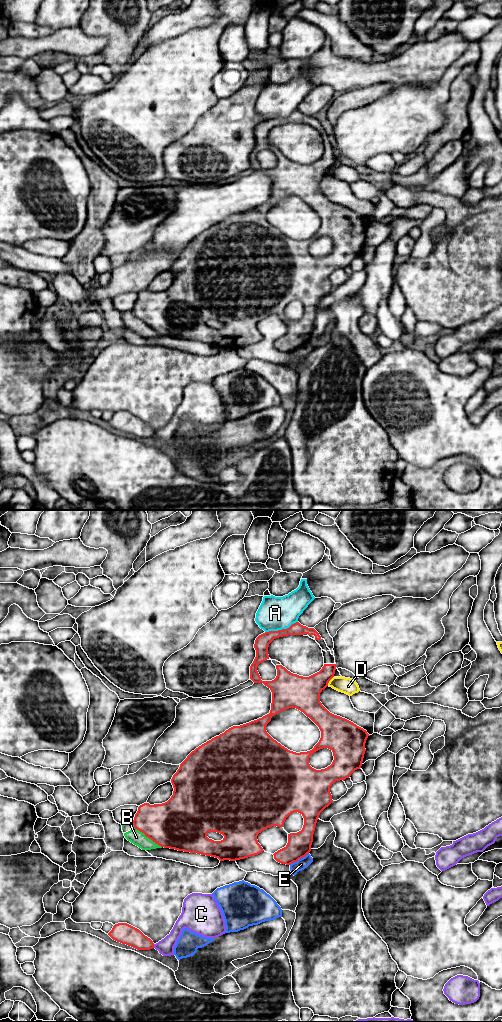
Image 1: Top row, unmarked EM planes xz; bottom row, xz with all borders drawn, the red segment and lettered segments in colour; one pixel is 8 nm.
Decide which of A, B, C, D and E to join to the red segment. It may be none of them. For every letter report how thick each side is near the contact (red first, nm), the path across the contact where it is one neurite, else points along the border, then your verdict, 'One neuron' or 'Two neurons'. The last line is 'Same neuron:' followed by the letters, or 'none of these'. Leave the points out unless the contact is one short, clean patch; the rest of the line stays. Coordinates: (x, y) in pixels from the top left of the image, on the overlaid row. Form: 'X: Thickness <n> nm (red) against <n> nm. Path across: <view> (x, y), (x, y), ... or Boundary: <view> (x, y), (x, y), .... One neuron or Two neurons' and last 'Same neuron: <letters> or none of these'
A: Thickness 120 nm (red) against 280 nm. Two neurons
B: Thickness 380 nm (red) against 120 nm. Two neurons
C: Thickness 160 nm (red) against 130 nm. Two neurons
D: Thickness 280 nm (red) against 130 nm. Two neurons
E: Thickness 190 nm (red) against 90 nm. Two neurons
Same neuron: none of these

